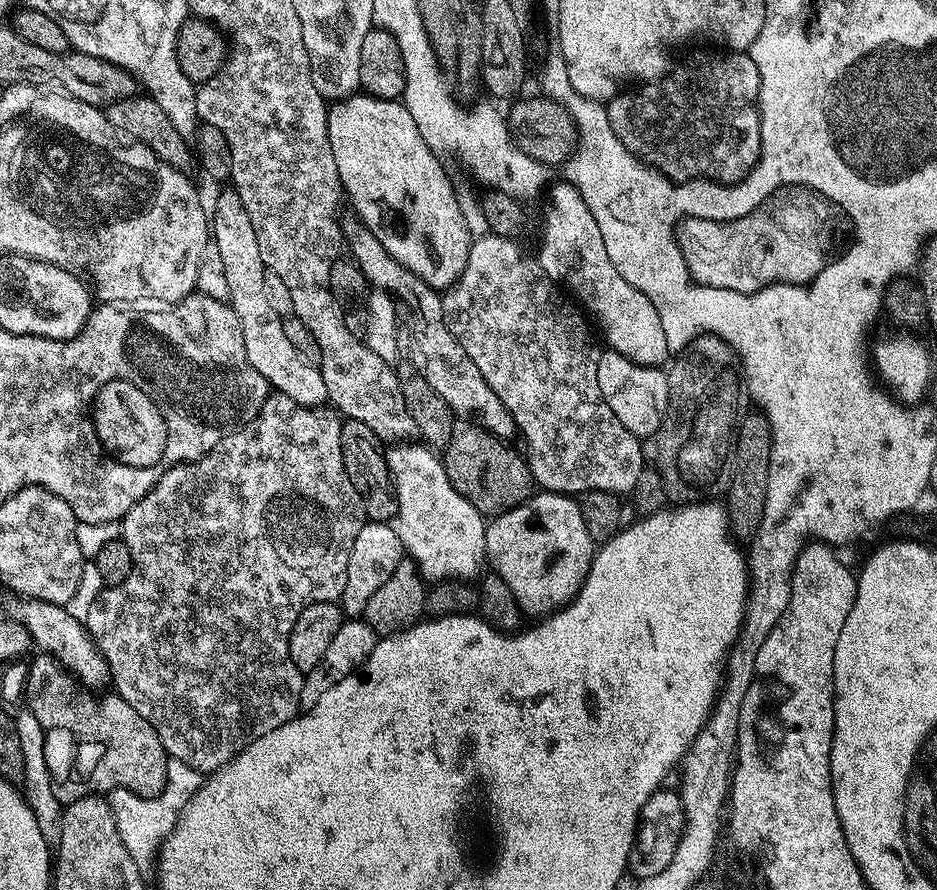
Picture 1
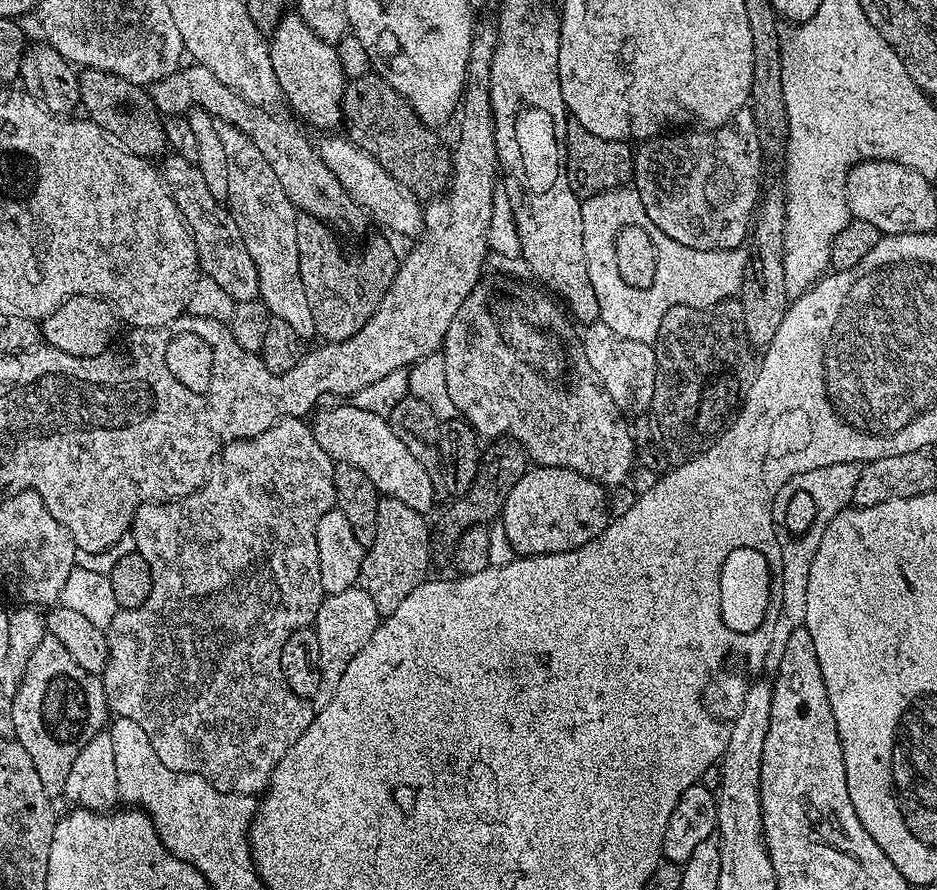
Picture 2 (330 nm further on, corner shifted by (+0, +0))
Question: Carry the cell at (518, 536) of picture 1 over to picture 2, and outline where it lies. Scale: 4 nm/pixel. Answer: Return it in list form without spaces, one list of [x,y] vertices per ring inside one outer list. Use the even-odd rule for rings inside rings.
[[[529,467],[504,500],[502,523],[512,549],[521,557],[545,556],[586,546],[610,519],[605,485],[565,468]]]

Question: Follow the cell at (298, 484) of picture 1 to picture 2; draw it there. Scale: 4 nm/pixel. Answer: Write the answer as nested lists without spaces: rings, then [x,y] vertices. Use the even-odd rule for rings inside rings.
[[[300,418],[280,420],[270,430],[252,436],[249,440],[233,440],[220,449],[218,459],[211,469],[210,475],[202,487],[188,496],[179,496],[177,500],[165,500],[144,504],[132,519],[130,533],[136,543],[136,551],[146,558],[150,566],[150,598],[137,608],[122,608],[107,626],[108,661],[102,673],[104,693],[108,696],[109,709],[116,716],[129,716],[146,730],[146,738],[150,738],[150,746],[154,746],[154,754],[158,754],[158,762],[162,766],[170,766],[175,772],[196,772],[210,786],[223,792],[233,792],[243,796],[256,796],[263,793],[272,777],[274,766],[306,734],[306,726],[316,717],[317,709],[311,699],[294,694],[282,674],[280,659],[282,646],[286,646],[286,638],[294,634],[294,630],[307,628],[316,619],[316,611],[322,603],[325,593],[319,574],[318,542],[315,531],[318,520],[327,511],[334,508],[334,461],[332,457],[318,446],[311,427]]]

